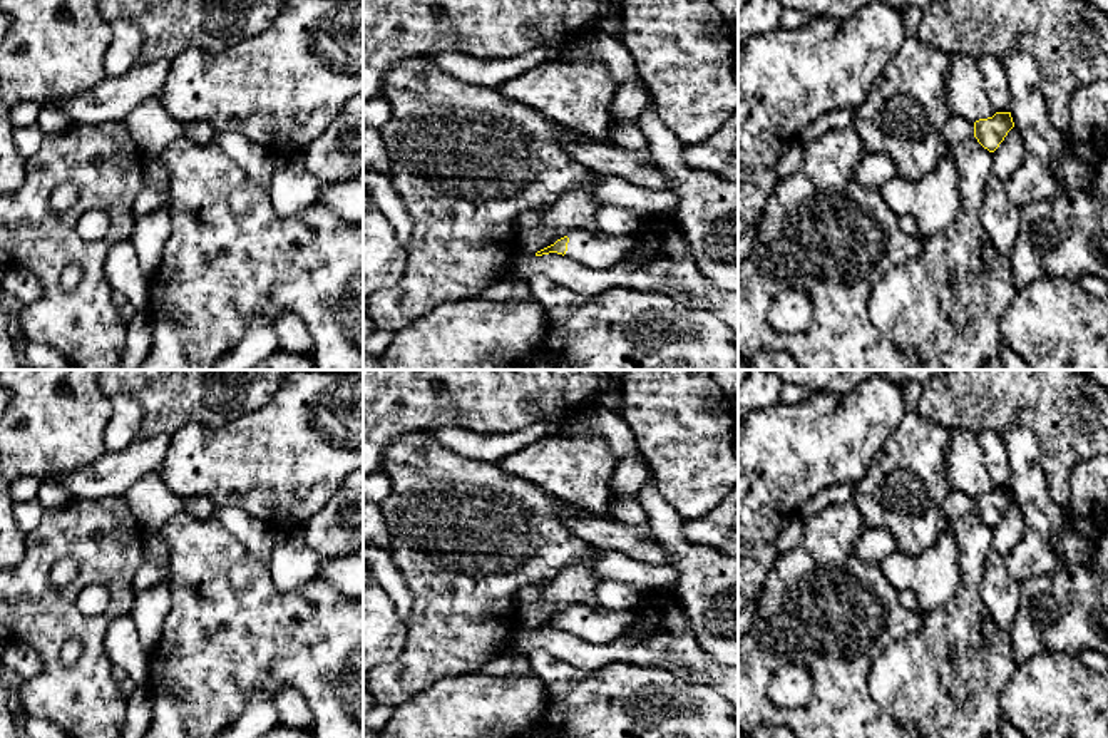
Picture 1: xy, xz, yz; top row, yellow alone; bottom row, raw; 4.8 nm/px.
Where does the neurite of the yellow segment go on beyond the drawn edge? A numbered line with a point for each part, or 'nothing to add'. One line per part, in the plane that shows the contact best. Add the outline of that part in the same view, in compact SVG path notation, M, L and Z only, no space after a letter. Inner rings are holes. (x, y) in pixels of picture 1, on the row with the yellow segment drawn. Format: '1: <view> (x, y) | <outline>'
1: xz (595, 251) | M586 229L571 231L567 238L564 256L592 269L606 269L624 261L636 246L634 236L598 236Z

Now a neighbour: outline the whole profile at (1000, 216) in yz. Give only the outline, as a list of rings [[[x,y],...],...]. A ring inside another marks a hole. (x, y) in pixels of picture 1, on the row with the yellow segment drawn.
[[[993,172],[982,194],[981,223],[998,253],[1011,256],[1019,228],[1021,209],[1011,202]]]

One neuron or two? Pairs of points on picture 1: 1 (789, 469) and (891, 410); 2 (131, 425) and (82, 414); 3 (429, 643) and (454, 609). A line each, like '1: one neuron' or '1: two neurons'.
1: one neuron
2: two neurons
3: one neuron

